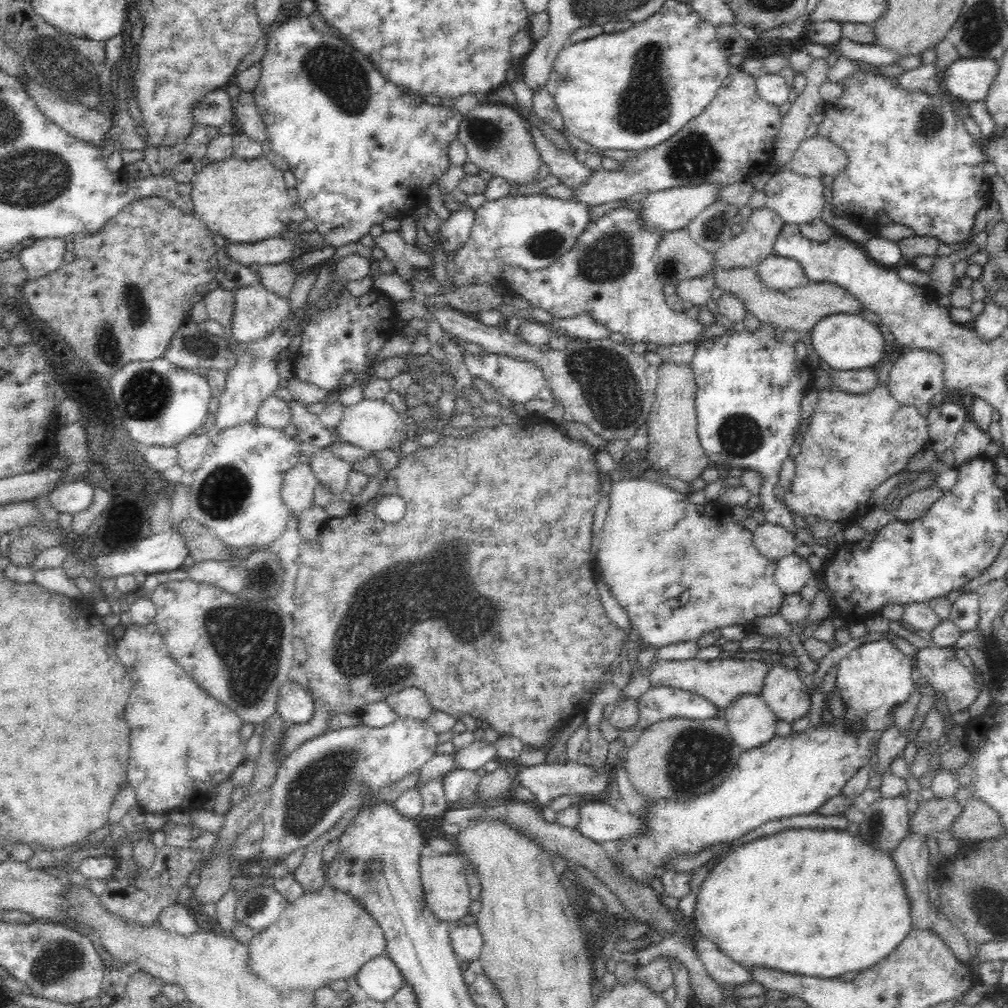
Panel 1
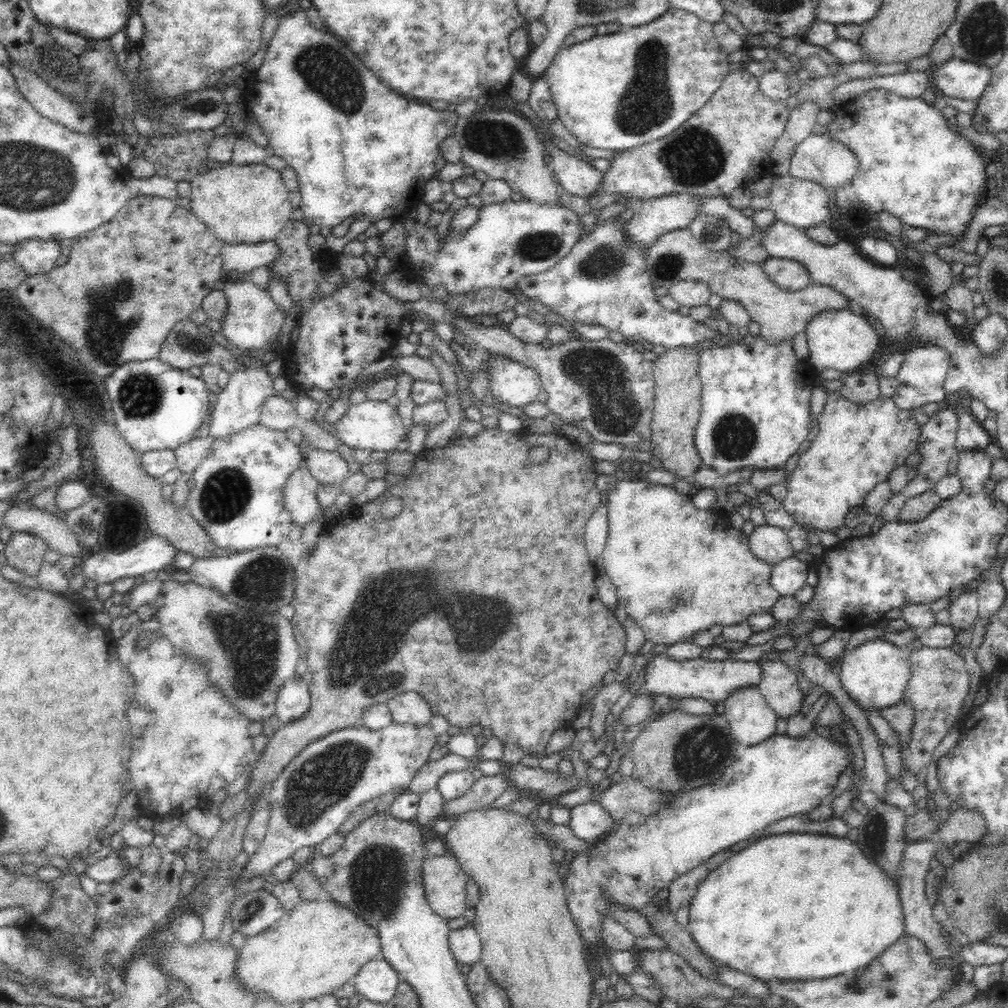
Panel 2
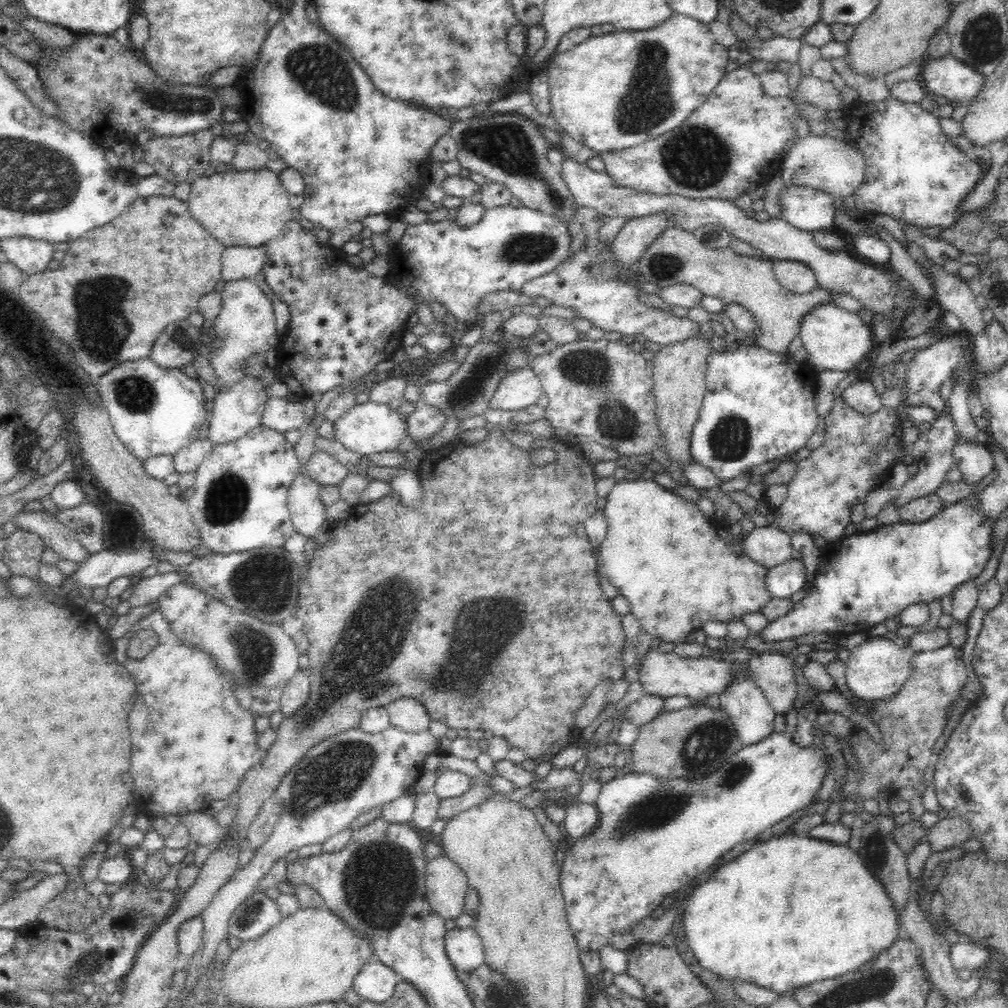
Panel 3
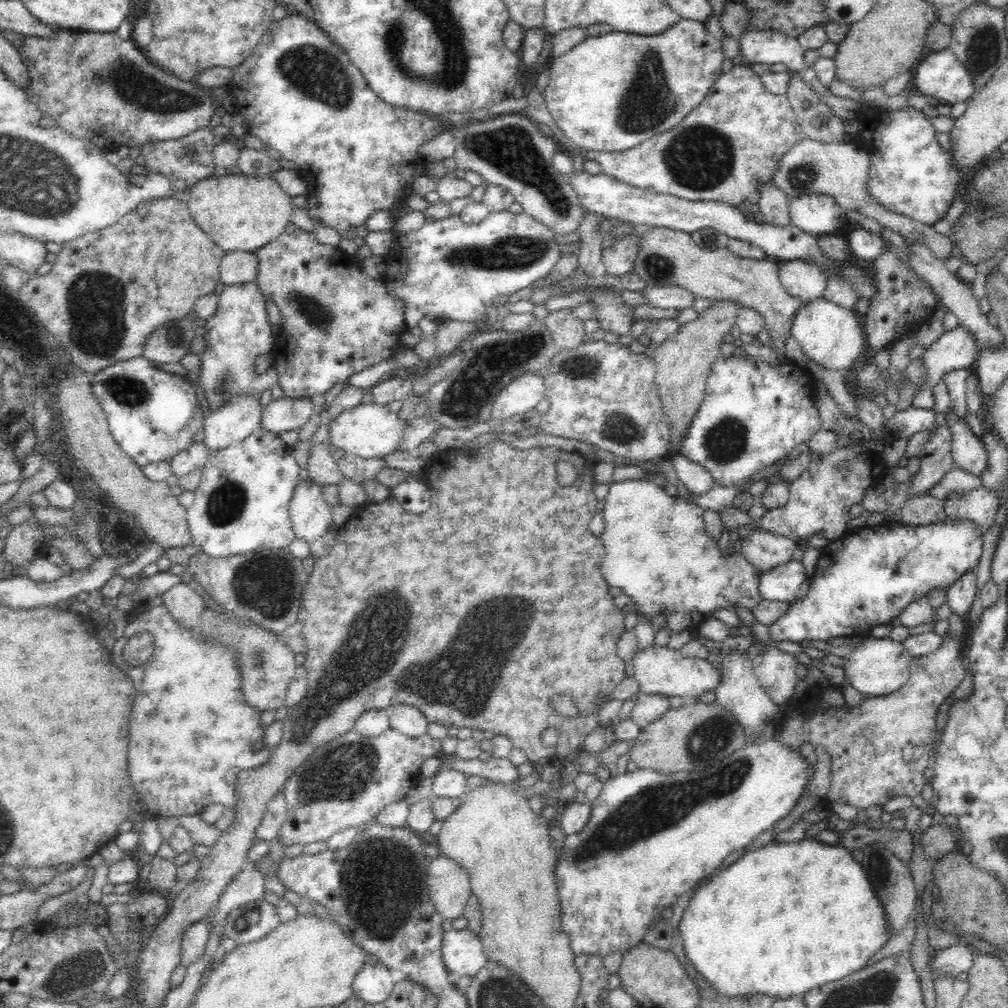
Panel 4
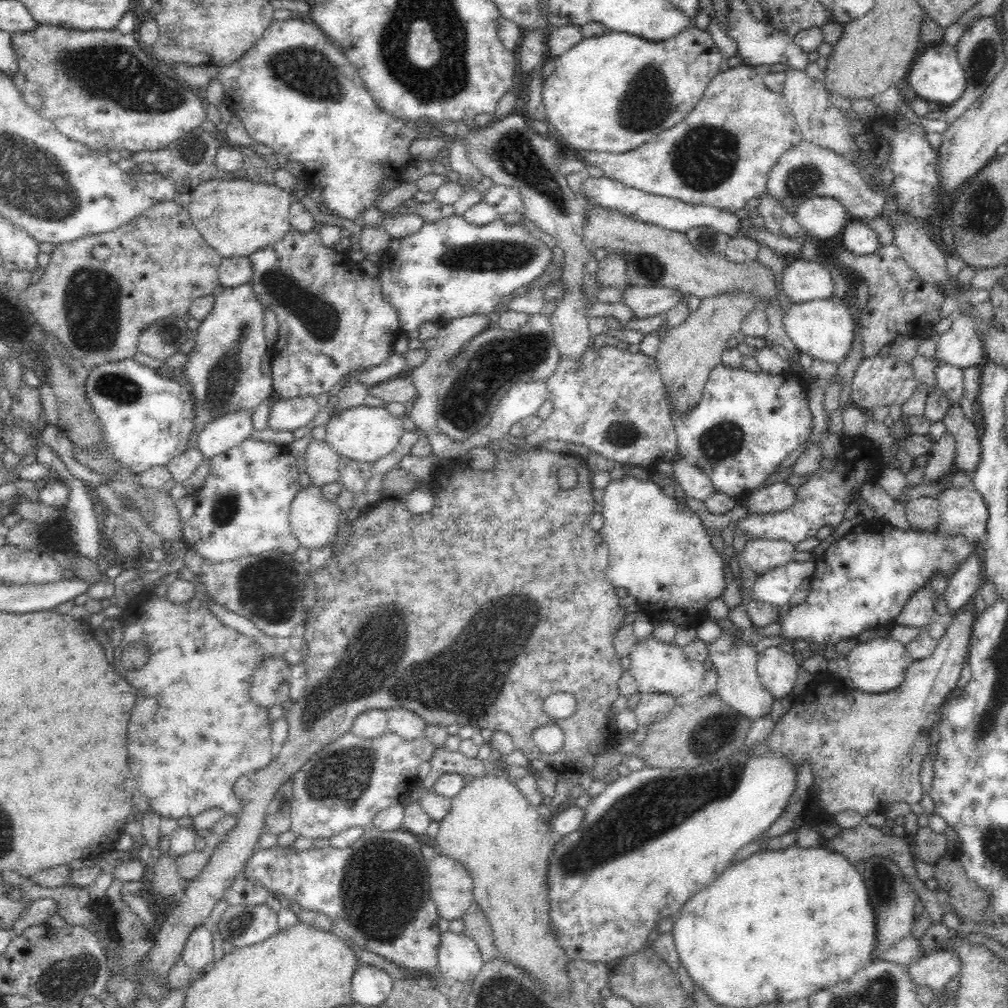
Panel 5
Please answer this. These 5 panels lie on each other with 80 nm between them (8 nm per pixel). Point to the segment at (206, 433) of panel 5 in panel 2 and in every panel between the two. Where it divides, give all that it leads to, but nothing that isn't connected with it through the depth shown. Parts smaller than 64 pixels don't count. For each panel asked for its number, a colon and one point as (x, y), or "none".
2: (238, 407)
3: (237, 410)
4: (231, 423)

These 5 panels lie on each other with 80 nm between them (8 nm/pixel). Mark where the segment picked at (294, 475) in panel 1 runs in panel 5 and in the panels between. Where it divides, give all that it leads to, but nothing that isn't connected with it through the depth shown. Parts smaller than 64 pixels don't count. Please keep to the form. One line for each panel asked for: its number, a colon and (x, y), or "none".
2: (300, 493)
3: (307, 511)
4: (310, 514)
5: (314, 521)

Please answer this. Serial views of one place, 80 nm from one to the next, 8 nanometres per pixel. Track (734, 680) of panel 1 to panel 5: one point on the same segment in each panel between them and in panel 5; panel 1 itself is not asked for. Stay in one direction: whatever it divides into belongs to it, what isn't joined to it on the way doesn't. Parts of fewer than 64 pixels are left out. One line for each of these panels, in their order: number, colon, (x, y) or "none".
2: (712, 680)
3: (665, 674)
4: (657, 669)
5: (657, 666)

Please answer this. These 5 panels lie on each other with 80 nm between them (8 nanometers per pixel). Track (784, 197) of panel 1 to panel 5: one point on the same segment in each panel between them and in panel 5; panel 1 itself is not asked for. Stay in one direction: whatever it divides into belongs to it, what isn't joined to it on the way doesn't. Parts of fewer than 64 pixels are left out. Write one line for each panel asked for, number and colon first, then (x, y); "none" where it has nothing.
2: (803, 204)
3: (808, 209)
4: (817, 214)
5: (821, 217)

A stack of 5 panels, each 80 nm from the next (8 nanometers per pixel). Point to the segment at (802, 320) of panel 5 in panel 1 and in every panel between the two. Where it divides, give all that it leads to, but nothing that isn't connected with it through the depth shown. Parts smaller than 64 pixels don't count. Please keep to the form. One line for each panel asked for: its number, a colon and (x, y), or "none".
1: (845, 341)
2: (839, 339)
3: (834, 339)
4: (832, 336)

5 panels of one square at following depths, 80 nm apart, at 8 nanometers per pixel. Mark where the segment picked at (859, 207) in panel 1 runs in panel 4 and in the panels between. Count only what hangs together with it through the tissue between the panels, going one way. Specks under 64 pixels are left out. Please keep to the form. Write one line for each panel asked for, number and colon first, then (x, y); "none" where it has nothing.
2: (912, 165)
3: (912, 173)
4: (910, 174)

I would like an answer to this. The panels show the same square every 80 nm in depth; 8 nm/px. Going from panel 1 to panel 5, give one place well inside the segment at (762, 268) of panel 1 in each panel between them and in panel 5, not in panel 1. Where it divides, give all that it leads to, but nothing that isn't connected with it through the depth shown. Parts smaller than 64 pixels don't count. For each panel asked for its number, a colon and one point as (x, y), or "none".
2: (791, 275)
3: (797, 277)
4: (804, 280)
5: (803, 281)

